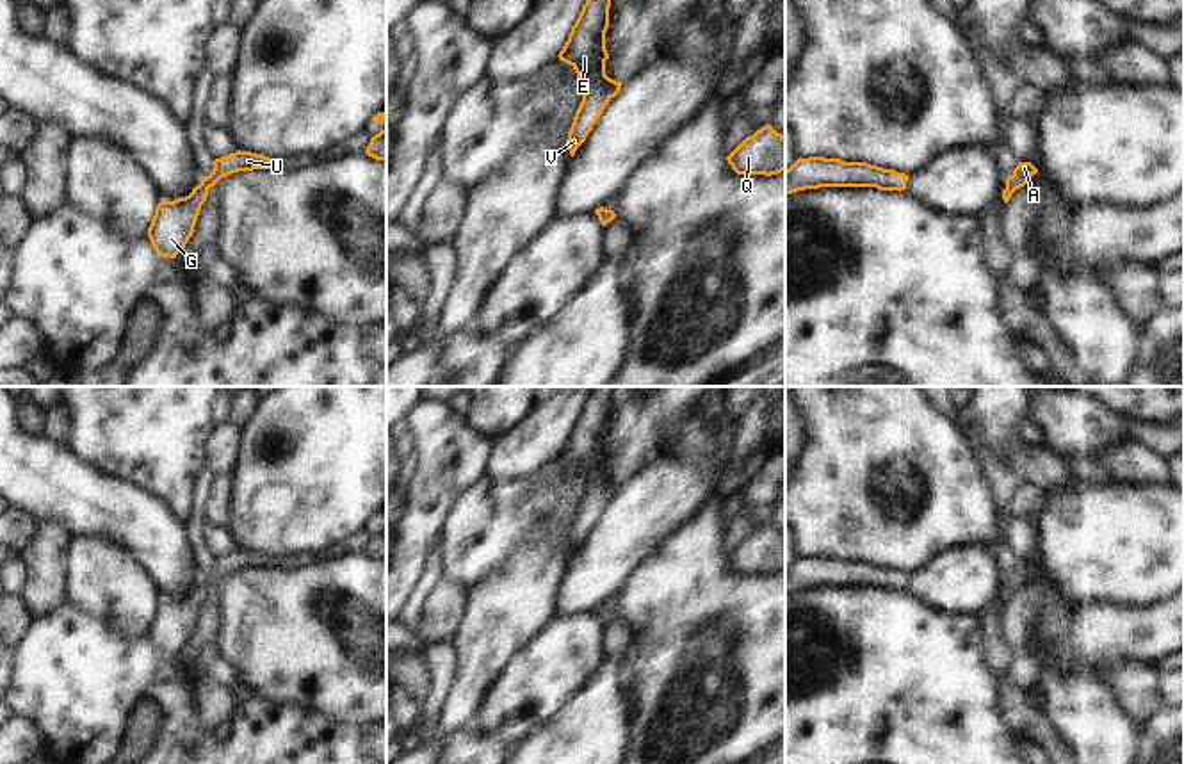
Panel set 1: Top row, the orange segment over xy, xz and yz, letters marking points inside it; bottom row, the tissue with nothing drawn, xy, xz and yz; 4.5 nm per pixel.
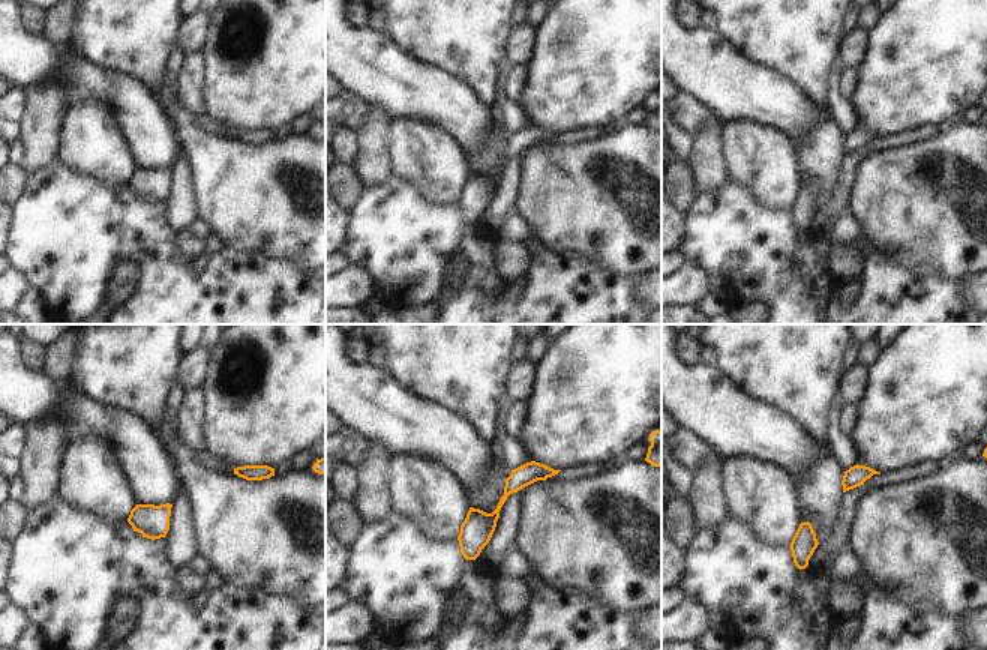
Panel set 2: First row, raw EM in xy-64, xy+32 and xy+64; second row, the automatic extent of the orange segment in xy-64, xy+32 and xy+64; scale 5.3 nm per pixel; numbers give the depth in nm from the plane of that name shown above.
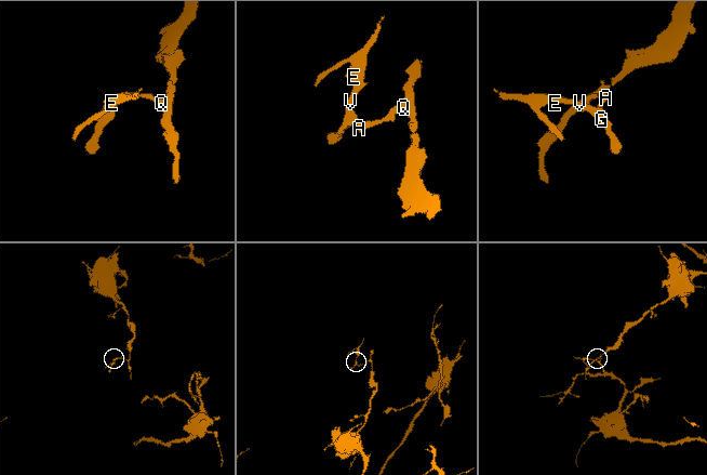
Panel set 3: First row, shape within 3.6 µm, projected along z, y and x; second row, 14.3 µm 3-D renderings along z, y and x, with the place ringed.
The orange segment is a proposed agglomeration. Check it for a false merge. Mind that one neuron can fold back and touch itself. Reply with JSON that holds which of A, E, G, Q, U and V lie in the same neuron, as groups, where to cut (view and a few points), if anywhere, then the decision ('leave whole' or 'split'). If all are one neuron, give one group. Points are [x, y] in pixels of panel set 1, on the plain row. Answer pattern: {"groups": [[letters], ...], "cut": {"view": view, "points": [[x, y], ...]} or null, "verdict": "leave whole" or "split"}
{"groups": [["A", "E", "G", "Q", "U", "V"]], "cut": null, "verdict": "leave whole"}

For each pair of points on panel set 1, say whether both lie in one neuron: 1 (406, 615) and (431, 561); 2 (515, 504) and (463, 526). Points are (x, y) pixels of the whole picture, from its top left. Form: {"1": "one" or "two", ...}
{"1": "one", "2": "one"}

